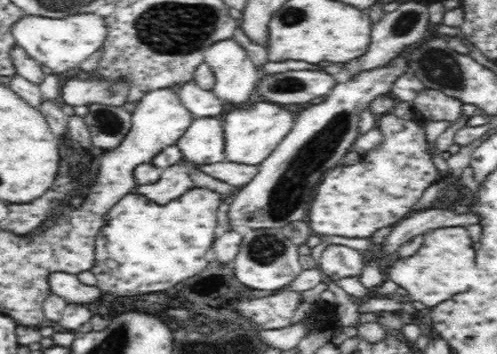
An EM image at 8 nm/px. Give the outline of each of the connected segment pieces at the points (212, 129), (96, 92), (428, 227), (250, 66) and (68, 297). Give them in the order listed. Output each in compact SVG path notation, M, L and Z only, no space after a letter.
M221 117L193 120L177 140L188 165L209 165L224 160L224 131Z
M78 76L71 77L62 89L62 100L68 110L86 104L105 104L106 106L125 106L128 96L128 83L100 83L86 81Z
M434 207L413 211L405 219L392 226L391 233L383 242L383 249L386 255L390 255L396 252L398 246L402 246L415 236L424 235L436 228L466 227L470 224L478 224L480 219L479 214L471 209L466 214L458 214L453 209L444 210Z
M228 39L212 44L201 56L214 75L212 92L227 109L248 102L263 72L252 62L244 48L234 39Z
M55 272L49 276L49 282L52 294L64 298L70 304L92 304L92 302L98 302L104 293L97 286L83 284L72 273Z

